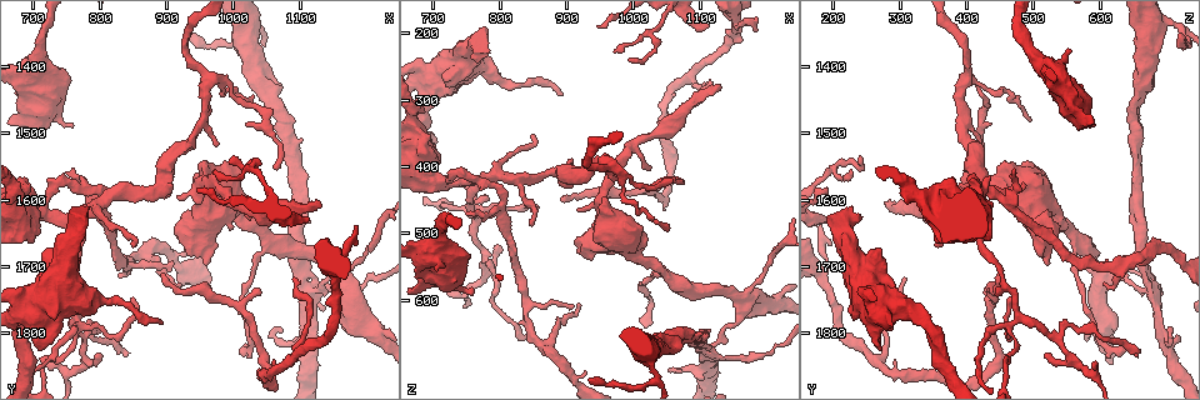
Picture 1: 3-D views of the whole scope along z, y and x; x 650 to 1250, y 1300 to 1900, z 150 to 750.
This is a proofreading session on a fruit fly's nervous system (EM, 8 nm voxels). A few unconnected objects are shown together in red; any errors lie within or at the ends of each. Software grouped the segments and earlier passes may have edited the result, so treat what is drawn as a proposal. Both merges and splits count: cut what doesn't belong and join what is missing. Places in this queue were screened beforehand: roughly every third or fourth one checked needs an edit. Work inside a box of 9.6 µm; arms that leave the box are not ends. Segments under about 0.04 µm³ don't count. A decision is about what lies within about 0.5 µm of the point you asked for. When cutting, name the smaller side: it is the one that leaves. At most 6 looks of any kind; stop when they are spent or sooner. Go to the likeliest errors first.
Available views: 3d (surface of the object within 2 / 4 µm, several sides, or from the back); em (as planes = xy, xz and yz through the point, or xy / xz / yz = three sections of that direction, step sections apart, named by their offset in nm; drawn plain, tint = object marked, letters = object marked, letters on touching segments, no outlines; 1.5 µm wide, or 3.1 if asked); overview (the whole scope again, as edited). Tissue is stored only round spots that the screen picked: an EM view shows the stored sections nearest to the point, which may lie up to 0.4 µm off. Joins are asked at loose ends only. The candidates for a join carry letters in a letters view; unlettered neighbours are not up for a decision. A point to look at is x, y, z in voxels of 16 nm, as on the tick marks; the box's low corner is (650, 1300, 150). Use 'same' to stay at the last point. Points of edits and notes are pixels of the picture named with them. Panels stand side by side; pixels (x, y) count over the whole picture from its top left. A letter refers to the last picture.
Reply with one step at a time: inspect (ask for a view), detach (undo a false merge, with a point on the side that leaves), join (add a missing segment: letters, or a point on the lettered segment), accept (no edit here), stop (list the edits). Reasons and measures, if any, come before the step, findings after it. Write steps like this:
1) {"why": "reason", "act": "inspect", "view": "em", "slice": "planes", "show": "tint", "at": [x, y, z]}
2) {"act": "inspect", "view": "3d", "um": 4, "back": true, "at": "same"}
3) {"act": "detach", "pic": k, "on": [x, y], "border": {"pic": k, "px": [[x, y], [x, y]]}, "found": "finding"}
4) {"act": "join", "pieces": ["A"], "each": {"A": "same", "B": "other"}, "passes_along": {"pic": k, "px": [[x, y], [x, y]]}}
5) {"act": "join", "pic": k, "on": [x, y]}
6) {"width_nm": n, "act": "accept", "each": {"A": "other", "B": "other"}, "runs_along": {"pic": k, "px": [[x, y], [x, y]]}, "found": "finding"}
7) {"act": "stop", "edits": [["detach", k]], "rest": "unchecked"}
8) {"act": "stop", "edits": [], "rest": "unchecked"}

{"why": "thick end", "act": "inspect", "view": "3d", "um": 2, "at": [785, 1610, 235]}

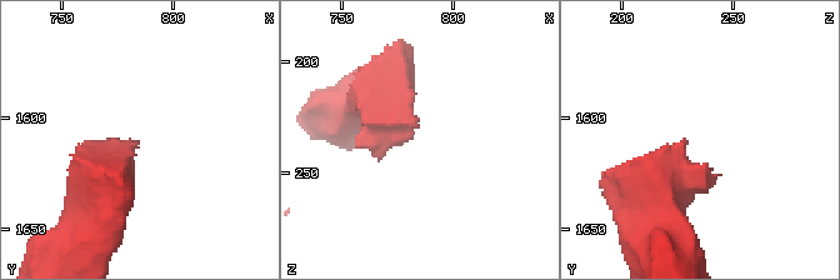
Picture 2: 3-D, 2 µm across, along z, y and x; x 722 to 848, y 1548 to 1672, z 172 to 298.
{"why": "shape alone is not enough", "act": "inspect", "view": "em", "slice": "planes", "show": "letters", "at": [784, 1609, 230]}

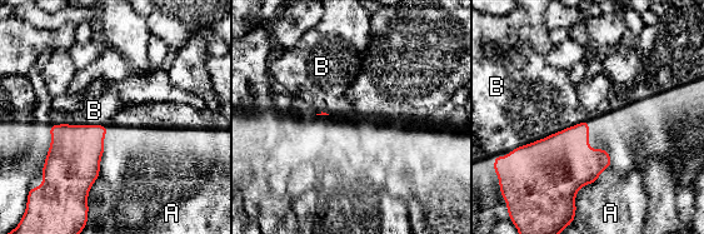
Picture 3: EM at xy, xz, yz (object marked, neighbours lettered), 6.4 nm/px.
{"act": "join", "pieces": ["B"], "each": {"A": "other", "B": "same"}, "passes_along": {"pic": 3, "px": [[547, 174], [549, 135], [533, 100]]}, "found": "the neuron continues"}

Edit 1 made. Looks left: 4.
{"why": "redraw", "act": "inspect", "view": "overview"}

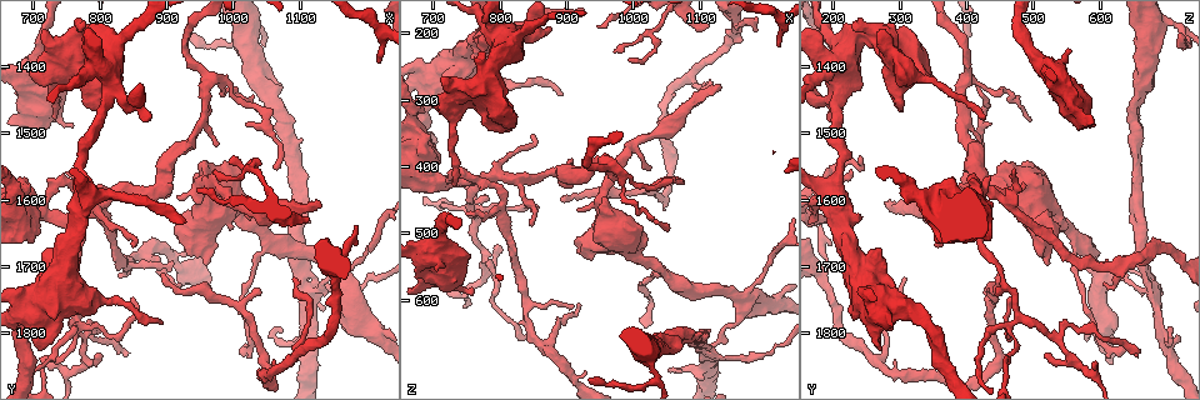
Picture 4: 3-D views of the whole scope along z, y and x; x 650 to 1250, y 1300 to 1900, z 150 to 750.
{"why": "tapers out", "act": "inspect", "view": "em", "slice": "yz", "step": 4, "show": "plain", "at": [730, 1475, 425]}

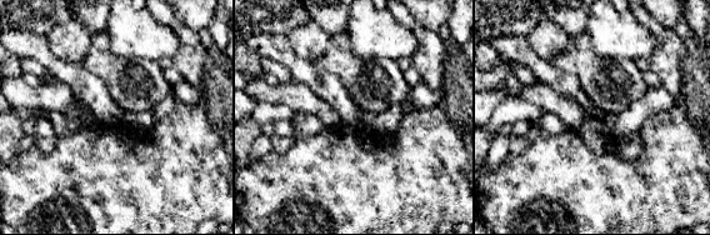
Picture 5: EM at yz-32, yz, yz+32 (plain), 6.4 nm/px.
{"why": "what lies round it", "act": "inspect", "view": "em", "slice": "yz", "step": 4, "show": "letters", "at": "same"}

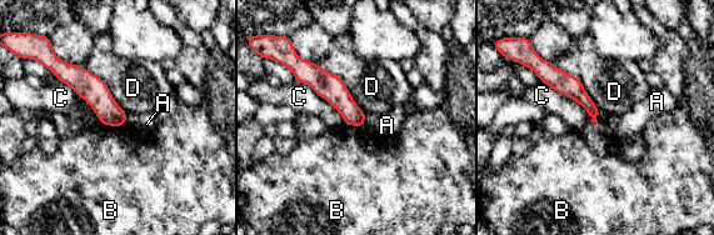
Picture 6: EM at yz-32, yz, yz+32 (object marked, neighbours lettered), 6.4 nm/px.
{"longest_contact_nm": ["D", 440], "act": "accept", "each": {"A": "other", "B": "other", "C": "other", "D": "other"}, "runs_along": {"pic": 6, "px": [[60, 68], [76, 76], [121, 121]]}, "found": "none of them fits"}

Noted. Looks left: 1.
{"act": "stop", "edits": [["join", 3]], "rest": "unchecked"}

